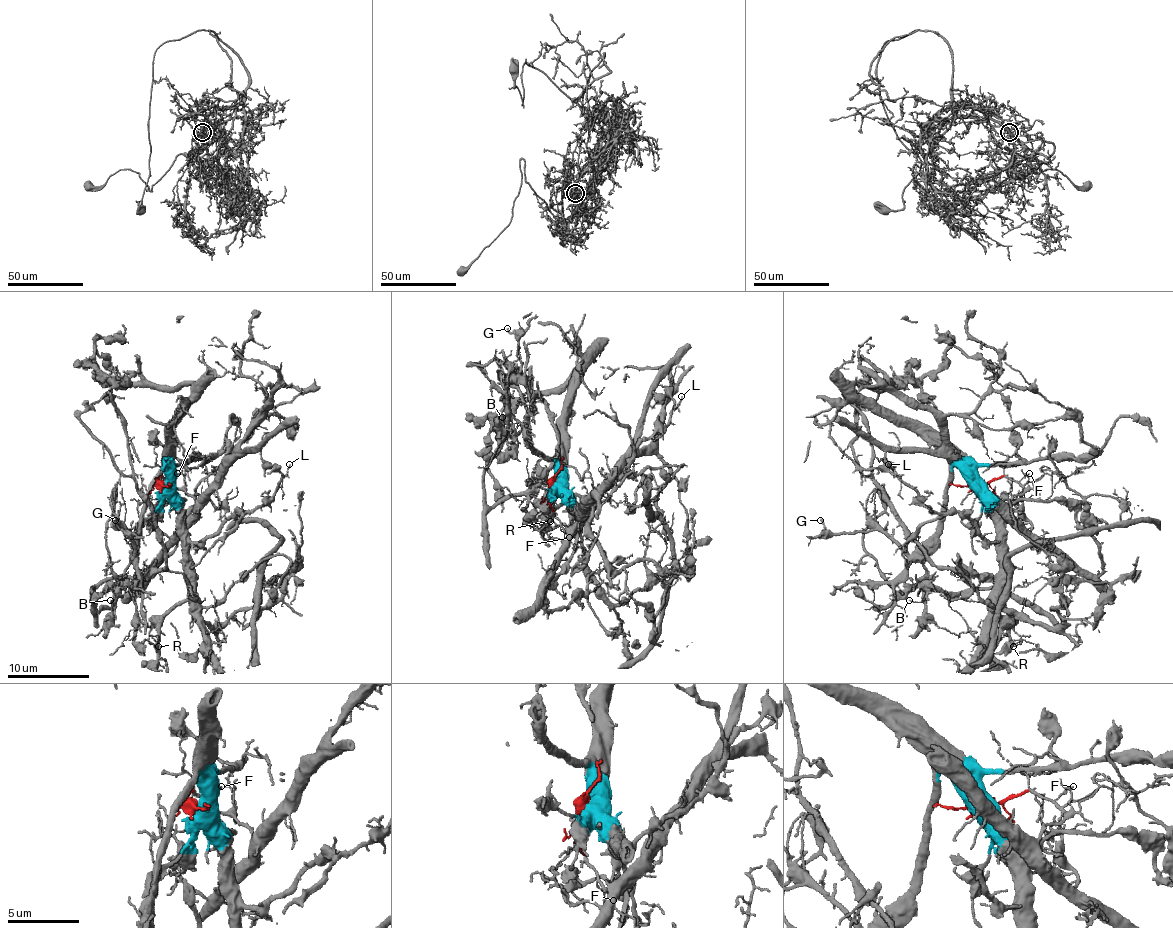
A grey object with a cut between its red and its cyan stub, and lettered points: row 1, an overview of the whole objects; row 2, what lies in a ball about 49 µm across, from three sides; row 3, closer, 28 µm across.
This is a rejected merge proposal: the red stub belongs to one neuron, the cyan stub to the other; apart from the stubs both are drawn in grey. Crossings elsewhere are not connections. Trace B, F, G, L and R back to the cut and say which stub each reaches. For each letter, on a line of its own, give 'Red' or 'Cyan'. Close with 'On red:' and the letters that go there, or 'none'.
B: Cyan
F: Red
G: Cyan
L: Cyan
R: Cyan
On red: F

